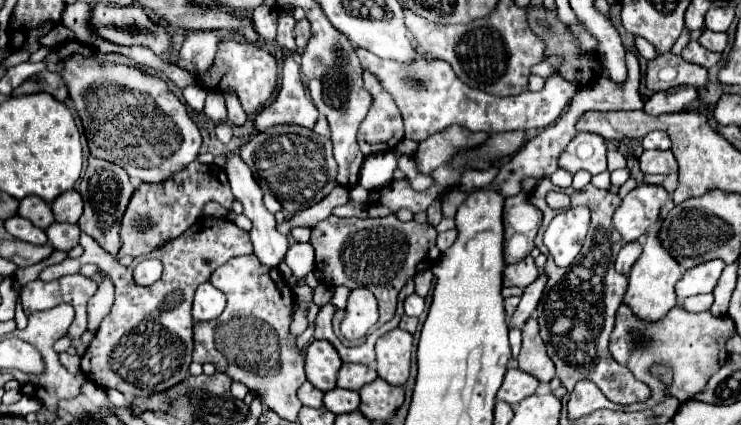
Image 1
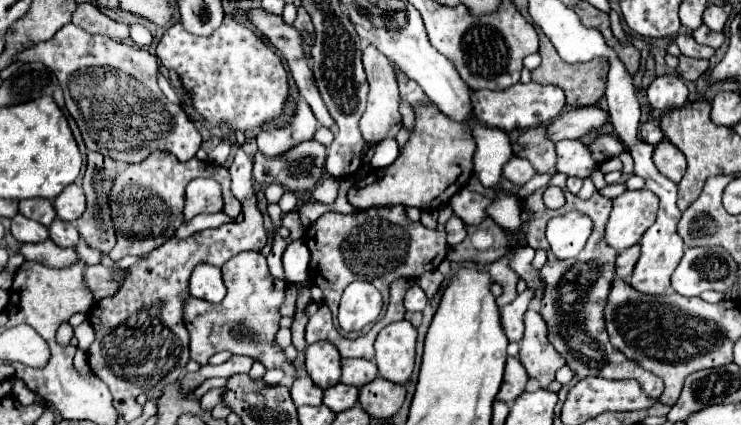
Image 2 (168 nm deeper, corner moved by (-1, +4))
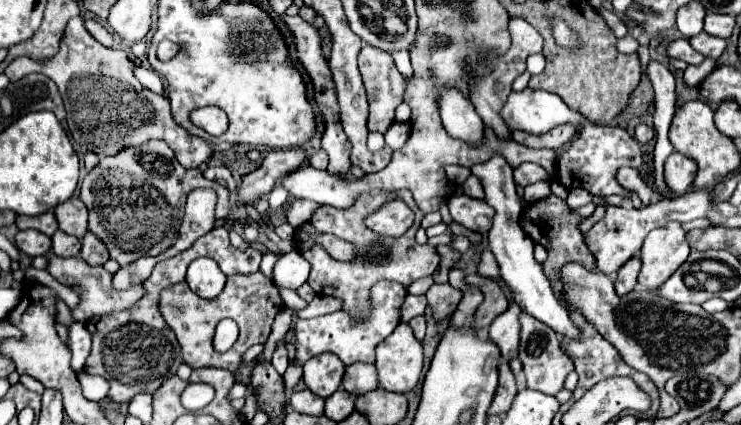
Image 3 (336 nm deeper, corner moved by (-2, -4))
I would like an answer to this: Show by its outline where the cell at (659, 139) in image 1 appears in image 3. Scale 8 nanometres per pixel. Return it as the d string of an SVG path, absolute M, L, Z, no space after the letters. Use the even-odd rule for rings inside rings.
M639 124L635 128L635 138L639 140L639 144L645 146L645 144L649 144L655 138L655 130L651 126L647 126L647 124Z

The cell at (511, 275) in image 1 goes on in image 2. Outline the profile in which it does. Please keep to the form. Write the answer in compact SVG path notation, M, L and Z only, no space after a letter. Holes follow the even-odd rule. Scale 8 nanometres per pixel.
M500 258L500 260L492 262L492 264L488 264L486 270L490 272L492 280L494 280L494 282L500 282L502 288L504 288L504 294L496 299L498 307L510 304L518 294L518 292L516 292L516 284L518 284L520 280L518 274L514 274L514 270L510 268L510 258Z

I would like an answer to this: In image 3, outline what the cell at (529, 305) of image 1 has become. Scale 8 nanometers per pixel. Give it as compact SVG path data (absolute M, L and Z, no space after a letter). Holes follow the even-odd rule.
M511 304L507 308L507 312L503 312L501 316L497 316L489 328L489 340L495 342L501 350L501 356L509 362L513 358L517 358L517 350L519 350L519 306Z

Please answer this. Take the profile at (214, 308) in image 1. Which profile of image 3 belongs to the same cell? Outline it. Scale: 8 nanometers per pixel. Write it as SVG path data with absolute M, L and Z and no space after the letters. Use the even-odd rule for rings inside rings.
M199 258L187 268L187 284L201 298L215 298L225 286L225 274L211 258Z

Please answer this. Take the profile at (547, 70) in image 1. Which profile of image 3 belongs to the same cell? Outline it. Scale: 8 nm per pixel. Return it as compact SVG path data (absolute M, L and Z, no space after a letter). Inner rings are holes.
M541 52L539 54L531 54L527 58L527 72L539 74L539 72L543 72L543 68L545 68L545 58L543 58Z

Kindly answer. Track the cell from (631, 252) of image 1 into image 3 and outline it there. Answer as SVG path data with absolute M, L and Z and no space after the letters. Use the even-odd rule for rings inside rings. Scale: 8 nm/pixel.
M631 258L627 264L623 264L619 268L617 278L615 278L615 292L617 292L617 296L625 296L625 294L629 294L635 288L639 270L641 270L641 260L639 258Z

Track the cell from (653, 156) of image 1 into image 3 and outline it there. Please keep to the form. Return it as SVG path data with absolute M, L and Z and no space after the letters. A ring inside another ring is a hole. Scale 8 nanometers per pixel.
M673 152L665 162L665 182L675 194L685 194L693 184L695 174L697 164L679 152Z

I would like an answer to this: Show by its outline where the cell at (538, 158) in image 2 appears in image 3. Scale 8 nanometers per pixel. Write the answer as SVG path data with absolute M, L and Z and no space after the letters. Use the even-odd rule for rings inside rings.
M537 182L537 184L533 184L533 186L527 186L525 188L525 202L527 204L533 204L533 202L537 202L537 200L543 200L543 198L547 198L551 194L551 188L549 188L549 182Z

